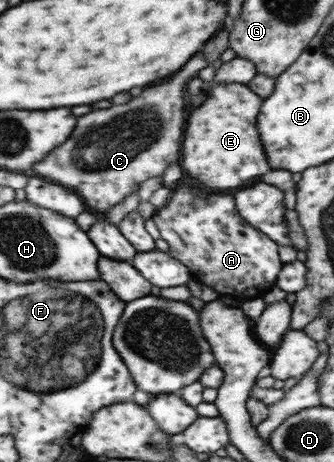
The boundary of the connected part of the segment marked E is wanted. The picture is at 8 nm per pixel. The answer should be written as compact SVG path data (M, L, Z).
M246 84L214 85L207 103L189 117L189 129L185 131L183 169L189 177L209 189L235 189L251 185L255 183L255 177L267 173L267 163L255 131L261 99Z

